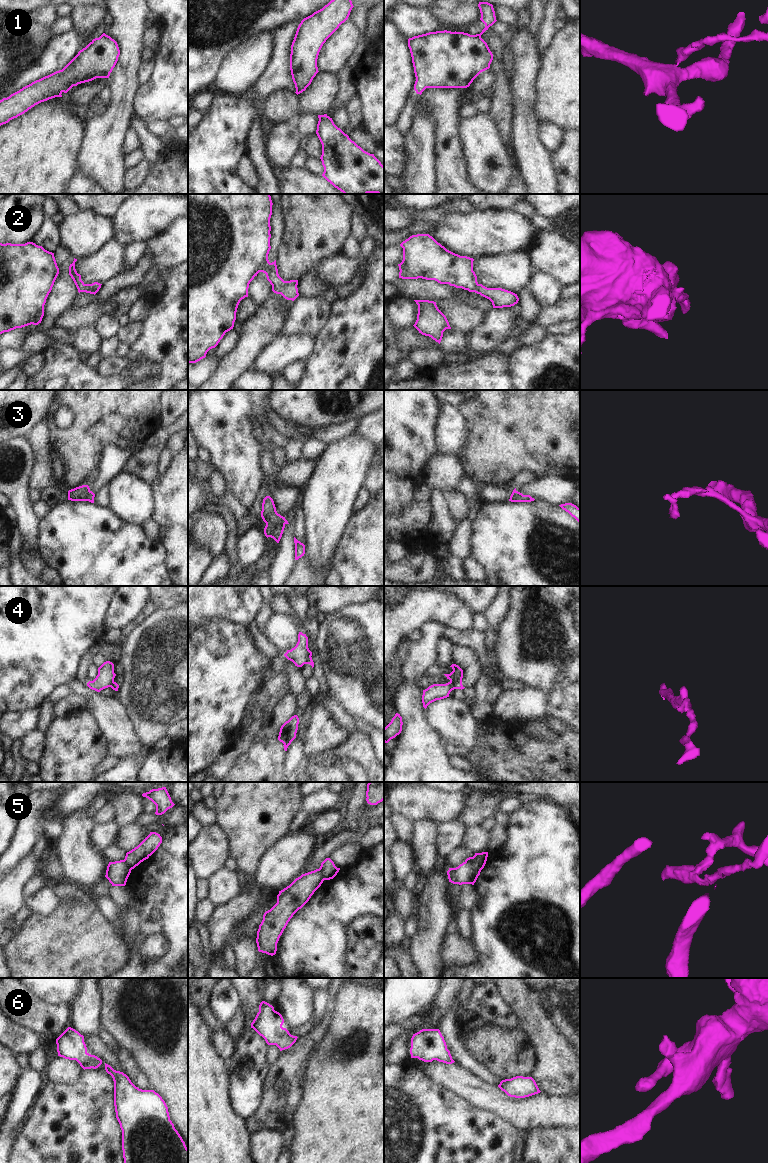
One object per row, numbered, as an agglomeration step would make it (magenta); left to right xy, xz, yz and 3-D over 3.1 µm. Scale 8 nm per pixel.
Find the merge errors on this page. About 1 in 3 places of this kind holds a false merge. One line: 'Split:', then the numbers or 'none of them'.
Split: 1, 3, 4, 5.

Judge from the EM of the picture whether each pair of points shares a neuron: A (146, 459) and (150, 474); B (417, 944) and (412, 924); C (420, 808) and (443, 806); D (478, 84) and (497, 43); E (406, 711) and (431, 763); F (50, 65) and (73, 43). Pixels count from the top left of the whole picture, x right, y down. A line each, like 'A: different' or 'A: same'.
A: same
B: different
C: same
D: different
E: same
F: same

